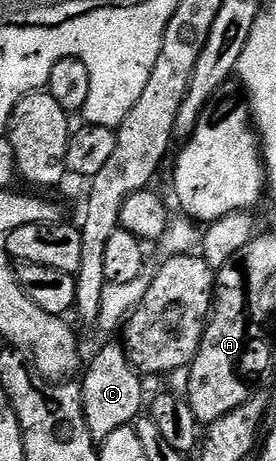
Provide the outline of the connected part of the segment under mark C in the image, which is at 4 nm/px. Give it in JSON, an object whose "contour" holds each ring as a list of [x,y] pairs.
{"contour":[[[119,342],[108,343],[96,356],[92,359],[92,364],[83,372],[82,378],[82,394],[84,397],[84,416],[86,417],[86,425],[90,429],[92,438],[102,441],[106,437],[110,437],[110,433],[114,433],[114,429],[122,429],[123,427],[135,424],[136,420],[141,418],[143,409],[146,407],[146,399],[144,403],[144,383],[139,371],[132,366],[132,362],[128,359],[128,352],[124,350]]]}

